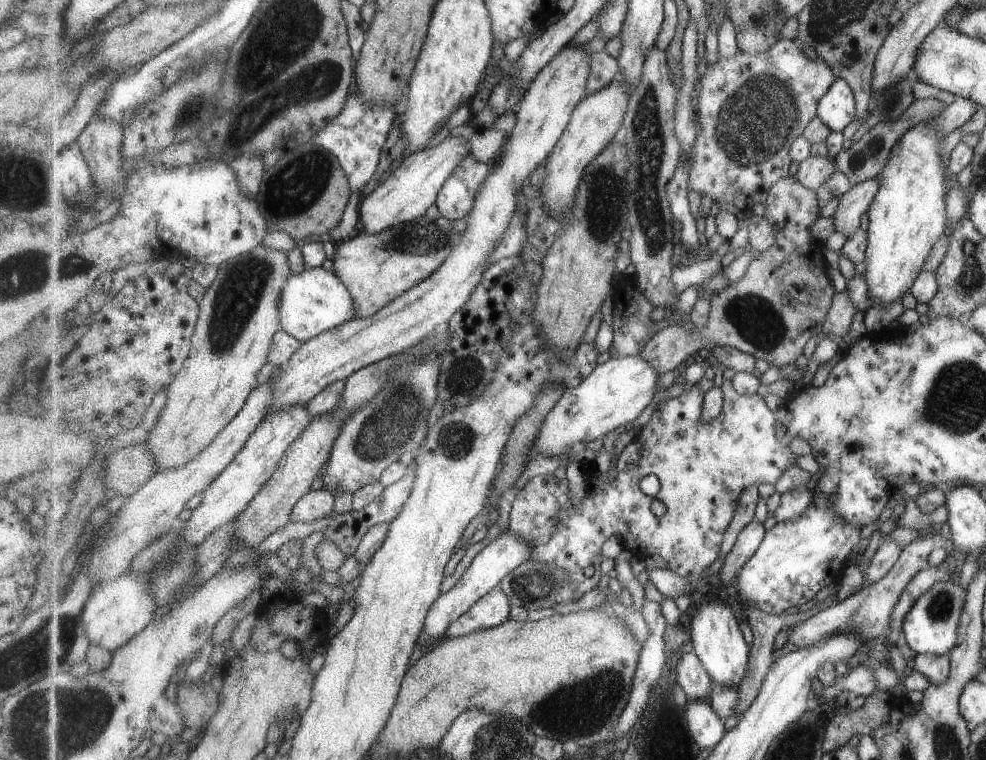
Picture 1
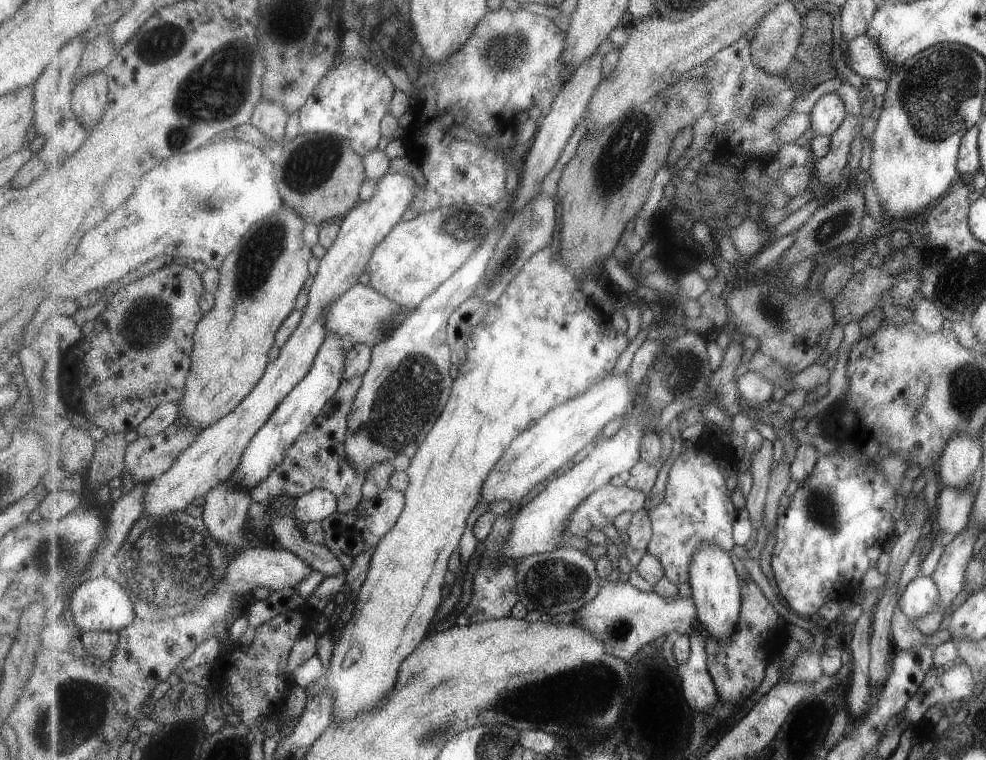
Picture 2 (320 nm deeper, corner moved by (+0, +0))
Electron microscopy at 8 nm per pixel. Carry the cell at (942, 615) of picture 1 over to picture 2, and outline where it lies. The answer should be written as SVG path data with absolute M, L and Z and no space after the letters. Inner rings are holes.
M916 576L903 588L897 606L912 621L938 607L940 595L931 577Z

